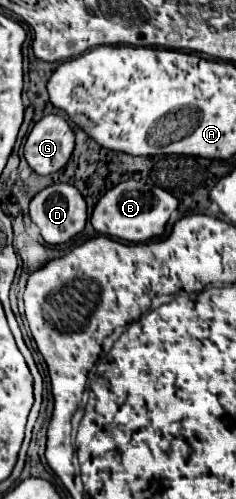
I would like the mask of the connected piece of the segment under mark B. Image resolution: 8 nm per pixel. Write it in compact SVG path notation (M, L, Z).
M126 180L108 190L96 204L92 212L92 226L98 234L120 238L126 242L146 242L154 236L160 236L164 232L166 222L170 220L172 212L176 212L178 200L158 188L158 186L148 186L136 180Z

